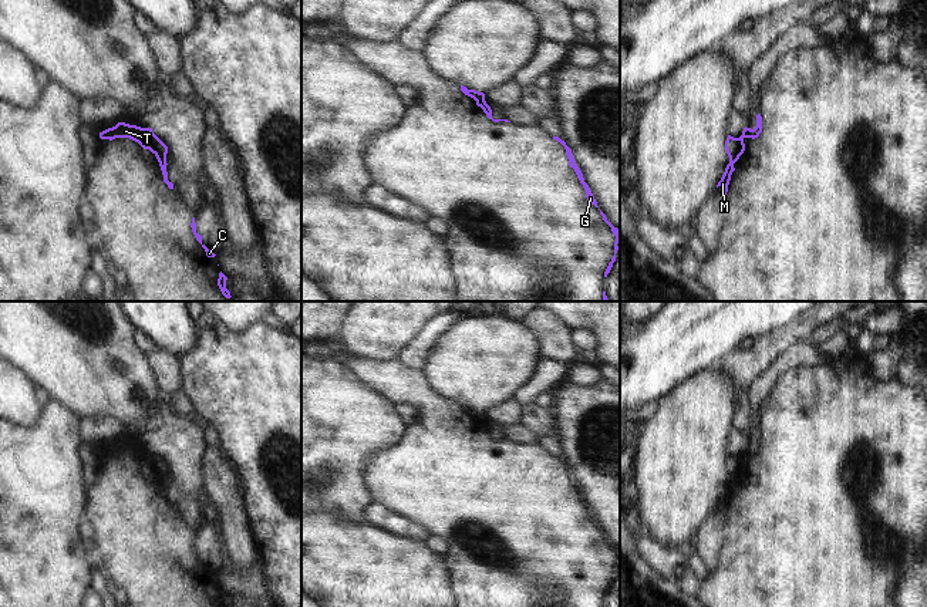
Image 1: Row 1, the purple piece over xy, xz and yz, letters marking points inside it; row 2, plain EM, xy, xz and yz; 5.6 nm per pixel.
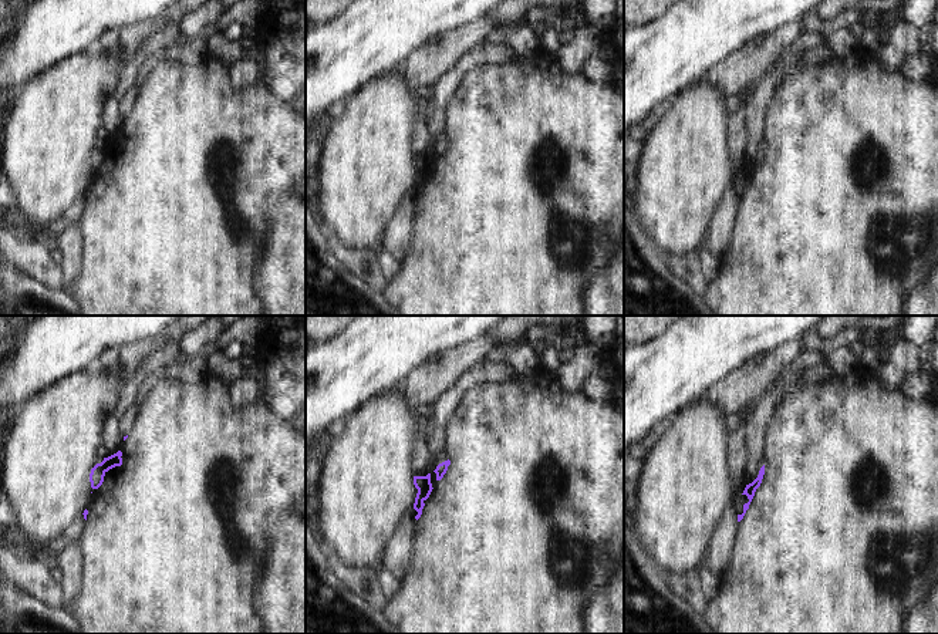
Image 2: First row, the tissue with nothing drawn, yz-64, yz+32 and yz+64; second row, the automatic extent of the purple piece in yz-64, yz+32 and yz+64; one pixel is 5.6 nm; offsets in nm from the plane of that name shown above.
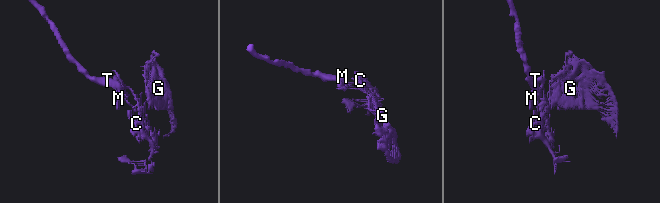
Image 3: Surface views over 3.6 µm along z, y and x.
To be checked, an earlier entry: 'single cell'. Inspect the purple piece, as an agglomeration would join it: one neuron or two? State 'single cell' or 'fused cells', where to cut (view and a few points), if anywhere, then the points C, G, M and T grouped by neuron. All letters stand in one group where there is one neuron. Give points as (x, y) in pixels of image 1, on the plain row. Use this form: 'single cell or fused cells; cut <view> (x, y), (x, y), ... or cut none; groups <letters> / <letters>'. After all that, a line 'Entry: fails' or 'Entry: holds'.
fused cells; cut yz (738, 457), (738, 469), (730, 476); groups C G M / T
Entry: fails

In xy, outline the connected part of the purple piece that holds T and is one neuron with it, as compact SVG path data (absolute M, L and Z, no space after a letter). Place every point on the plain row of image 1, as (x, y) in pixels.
M118 441L115 445L100 451L101 458L129 456L138 461L144 468L149 468L152 472L168 472L168 465L154 452L146 451L144 446Z

